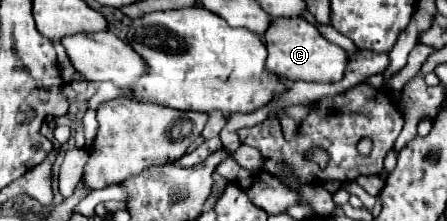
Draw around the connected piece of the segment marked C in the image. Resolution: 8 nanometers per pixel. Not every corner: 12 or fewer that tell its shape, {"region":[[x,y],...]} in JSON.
{"region":[[303,17],[273,19],[267,69],[337,83],[349,55]]}

